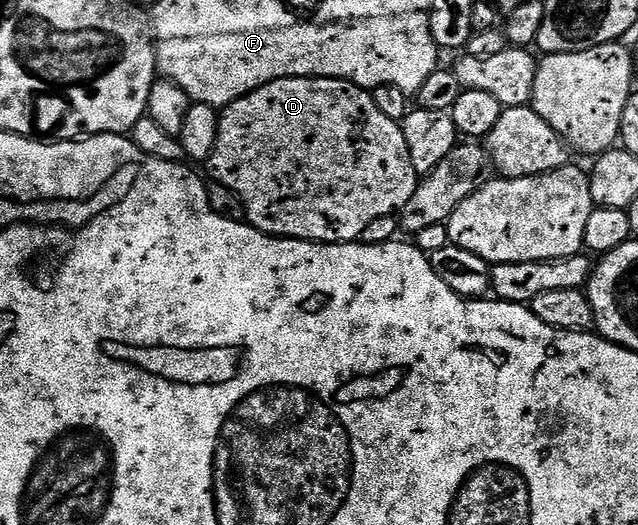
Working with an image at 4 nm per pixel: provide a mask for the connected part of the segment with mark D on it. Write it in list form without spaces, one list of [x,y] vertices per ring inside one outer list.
[[[279,79],[270,81],[254,89],[246,97],[229,103],[220,111],[220,128],[214,153],[206,164],[212,170],[212,179],[230,189],[240,199],[244,207],[244,219],[257,227],[262,233],[275,235],[282,239],[305,239],[307,243],[355,243],[363,236],[366,225],[378,221],[378,217],[396,215],[414,197],[418,176],[410,161],[410,149],[406,149],[404,128],[399,123],[390,121],[382,109],[378,109],[375,94],[371,90],[354,85],[345,79]]]

